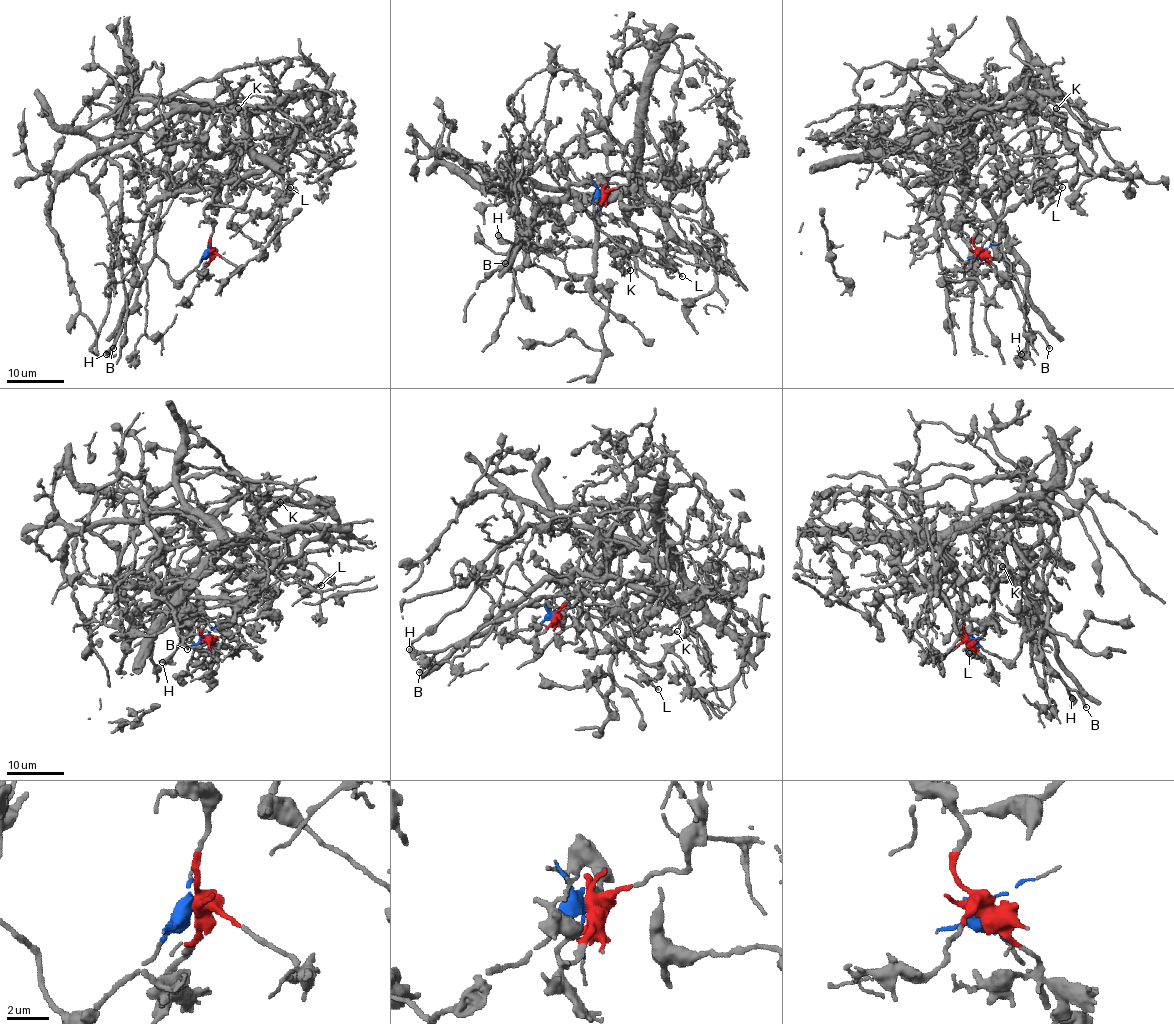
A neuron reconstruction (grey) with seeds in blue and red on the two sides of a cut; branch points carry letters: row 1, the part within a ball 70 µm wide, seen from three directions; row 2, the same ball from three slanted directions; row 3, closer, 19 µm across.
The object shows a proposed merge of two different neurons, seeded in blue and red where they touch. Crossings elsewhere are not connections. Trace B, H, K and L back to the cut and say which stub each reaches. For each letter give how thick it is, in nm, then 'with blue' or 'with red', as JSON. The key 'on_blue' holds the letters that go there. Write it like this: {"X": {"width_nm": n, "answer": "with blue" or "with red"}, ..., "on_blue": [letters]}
{"B": {"width_nm": 200, "answer": "with blue"}, "H": {"width_nm": 650, "answer": "with blue"}, "K": {"width_nm": 170, "answer": "with red"}, "L": {"width_nm": 170, "answer": "with red"}, "on_blue": ["B", "H"]}

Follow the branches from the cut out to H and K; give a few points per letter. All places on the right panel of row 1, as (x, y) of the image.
H: (979, 251), (1002, 281), (1011, 268), (1005, 256), (1018, 306), (1028, 323), (1027, 349), (1021, 355)
K: (979, 251), (972, 242), (974, 225), (961, 209), (964, 192), (987, 193), (1027, 176), (1057, 108)

